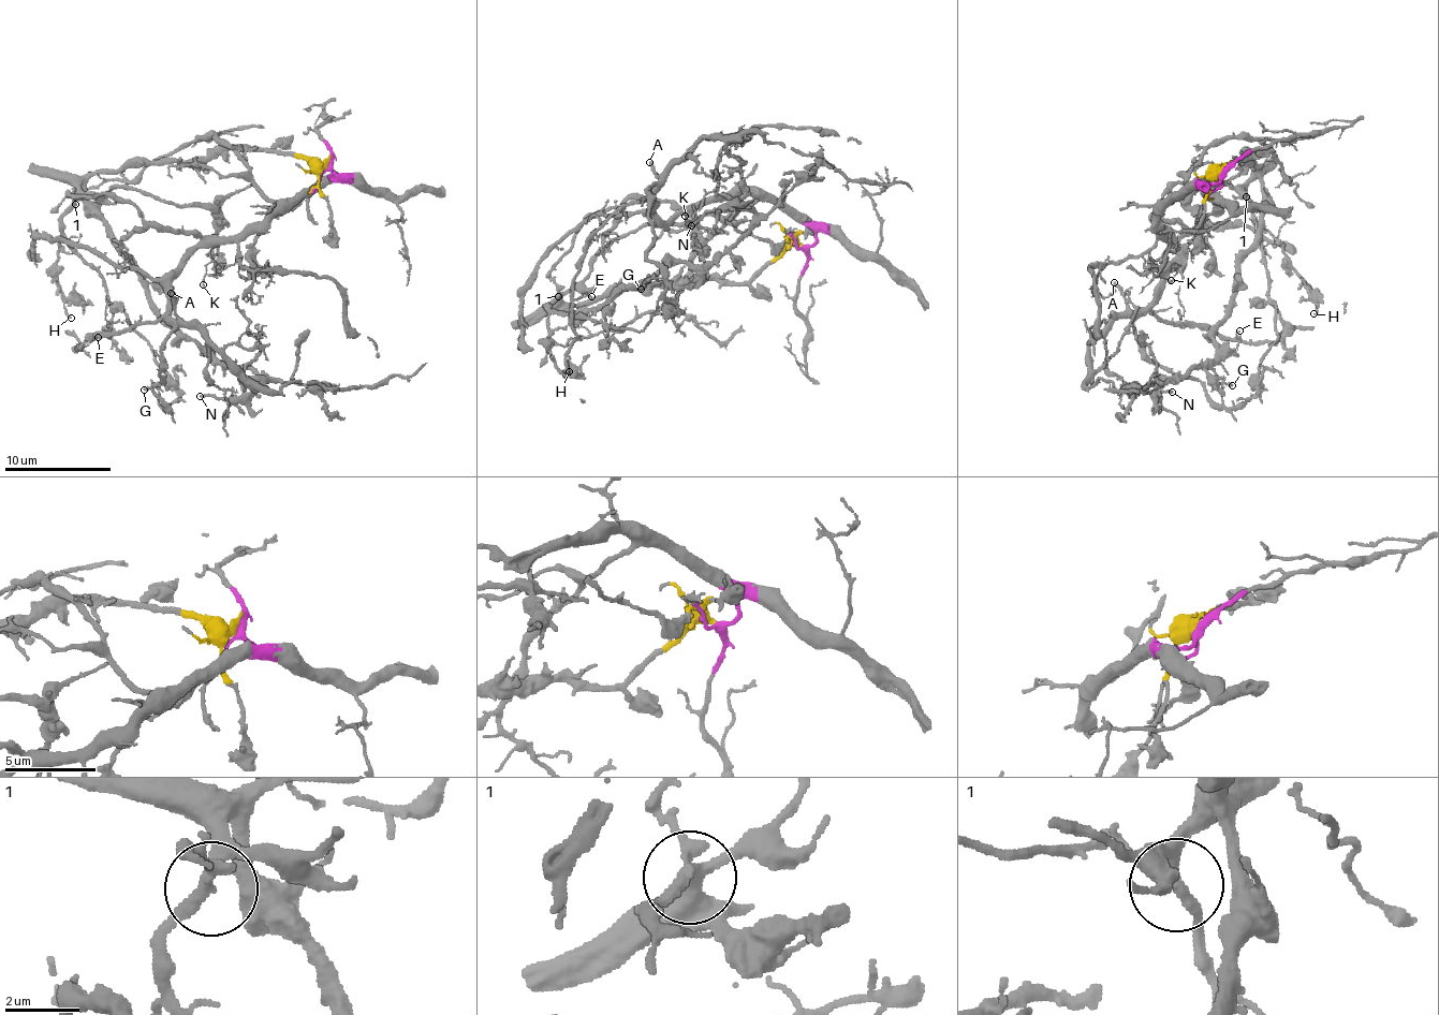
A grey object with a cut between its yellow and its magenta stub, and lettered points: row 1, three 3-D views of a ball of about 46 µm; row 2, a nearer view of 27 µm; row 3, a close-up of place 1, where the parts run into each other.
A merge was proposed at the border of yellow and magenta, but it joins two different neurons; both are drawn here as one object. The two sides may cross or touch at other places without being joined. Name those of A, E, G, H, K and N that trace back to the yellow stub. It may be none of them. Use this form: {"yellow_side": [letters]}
{"yellow_side": ["H", "N"]}

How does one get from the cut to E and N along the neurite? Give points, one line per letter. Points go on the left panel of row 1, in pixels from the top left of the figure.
E: (326, 164), (338, 176), (188, 259), (163, 313), (79, 348), (98, 336)
N: (326, 164), (213, 149), (129, 160), (85, 186), (85, 204), (151, 308), (264, 382), (200, 397)

